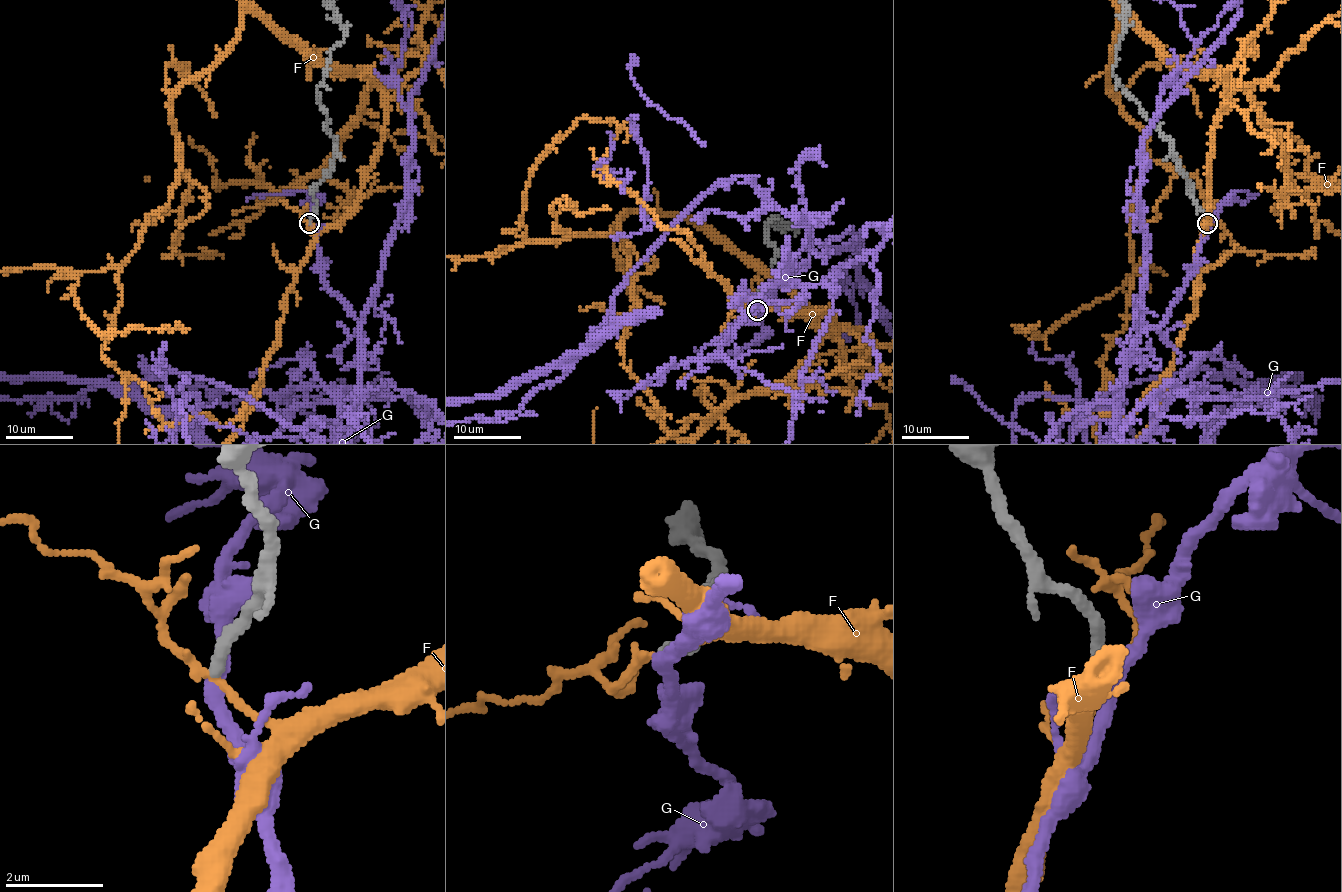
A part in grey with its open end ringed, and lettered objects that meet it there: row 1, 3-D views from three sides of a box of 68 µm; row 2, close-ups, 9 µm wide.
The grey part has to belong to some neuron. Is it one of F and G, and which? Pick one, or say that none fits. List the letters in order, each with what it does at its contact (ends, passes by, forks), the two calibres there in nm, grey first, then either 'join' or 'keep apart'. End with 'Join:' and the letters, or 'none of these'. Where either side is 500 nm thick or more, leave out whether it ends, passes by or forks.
F: it passes by; 280 nm thick on the grey side, 180 nm on the other; keep apart
G: it passes by; 280 nm thick on the grey side, 280 nm on the other; join
Join: G

